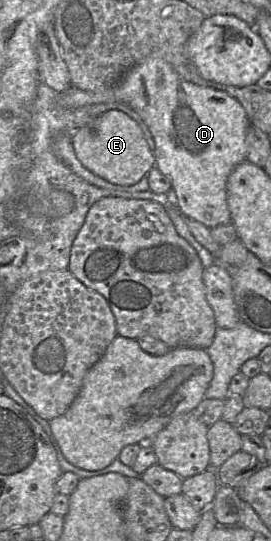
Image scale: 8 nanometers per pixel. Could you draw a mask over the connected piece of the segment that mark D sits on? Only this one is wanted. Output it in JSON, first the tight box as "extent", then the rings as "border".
{"extent":[57,54,250,228],"border":[[[152,54],[130,68],[116,84],[96,91],[83,91],[71,86],[58,94],[57,103],[63,108],[79,108],[98,103],[121,103],[130,107],[145,121],[153,136],[155,167],[171,180],[179,211],[208,228],[232,223],[226,185],[232,170],[246,160],[246,135],[250,126],[245,109],[235,97],[225,91],[186,80],[164,57]]]}

